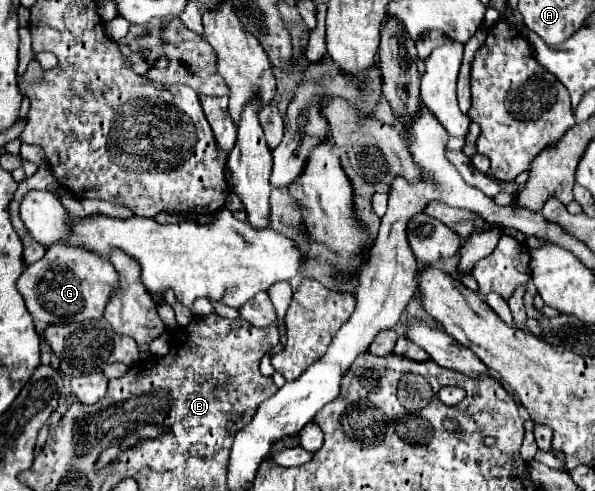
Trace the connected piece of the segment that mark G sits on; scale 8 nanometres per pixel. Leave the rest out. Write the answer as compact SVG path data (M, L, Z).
M49 246L45 256L27 266L17 282L21 296L27 302L31 316L43 324L65 324L71 322L75 314L81 314L85 320L99 320L105 314L105 308L119 286L119 274L113 264L87 254L87 250L73 246Z

